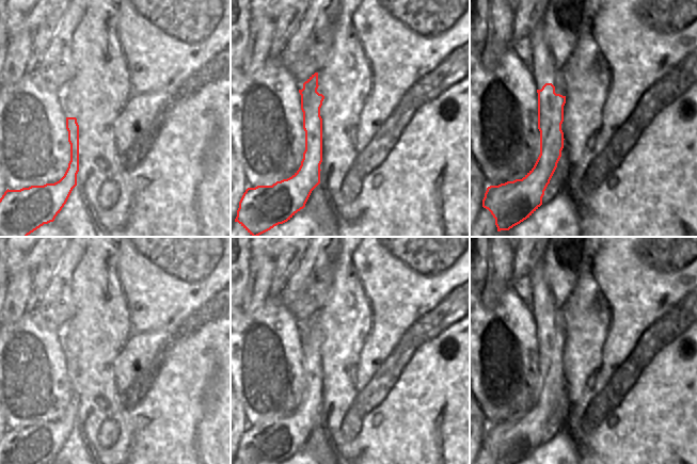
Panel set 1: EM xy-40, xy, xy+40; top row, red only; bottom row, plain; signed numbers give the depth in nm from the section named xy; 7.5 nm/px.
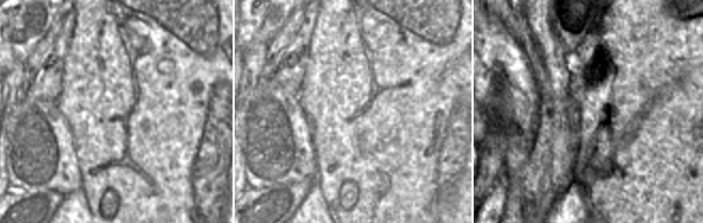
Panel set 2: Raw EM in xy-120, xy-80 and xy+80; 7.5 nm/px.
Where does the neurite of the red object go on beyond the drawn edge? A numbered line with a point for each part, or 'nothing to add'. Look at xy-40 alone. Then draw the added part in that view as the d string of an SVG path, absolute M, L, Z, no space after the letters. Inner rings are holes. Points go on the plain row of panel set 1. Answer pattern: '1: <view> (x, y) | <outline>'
nothing to add

